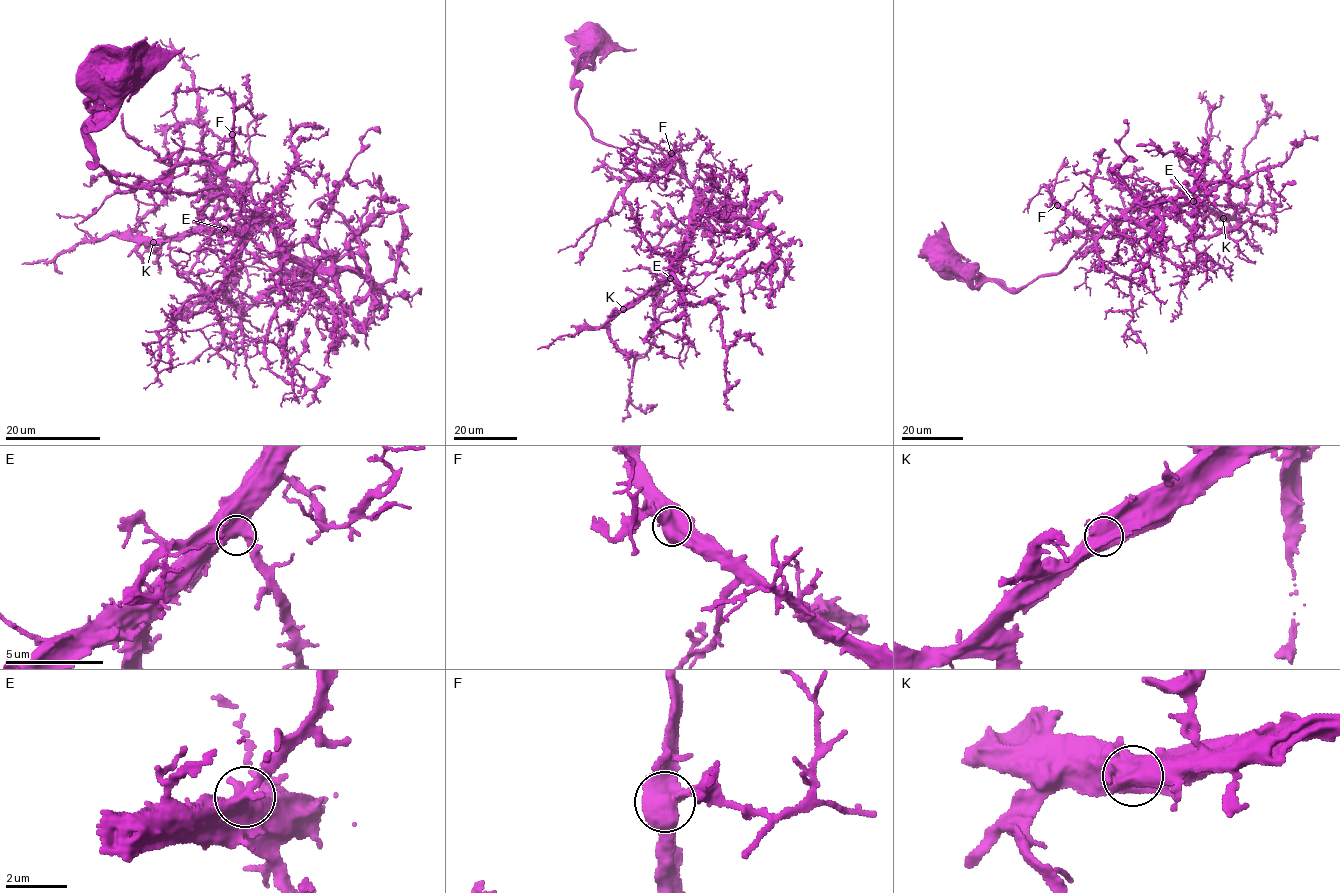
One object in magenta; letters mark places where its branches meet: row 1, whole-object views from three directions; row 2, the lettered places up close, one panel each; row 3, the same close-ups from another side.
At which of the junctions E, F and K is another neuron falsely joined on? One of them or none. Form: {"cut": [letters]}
{"cut": []}

